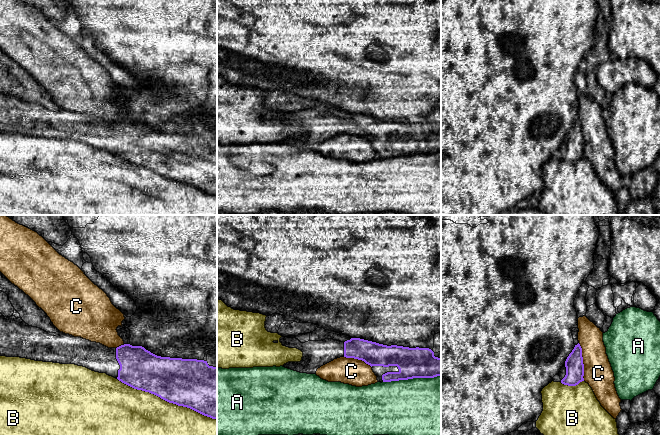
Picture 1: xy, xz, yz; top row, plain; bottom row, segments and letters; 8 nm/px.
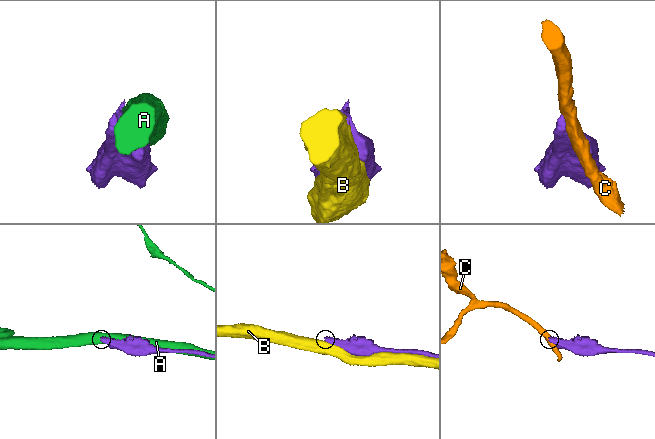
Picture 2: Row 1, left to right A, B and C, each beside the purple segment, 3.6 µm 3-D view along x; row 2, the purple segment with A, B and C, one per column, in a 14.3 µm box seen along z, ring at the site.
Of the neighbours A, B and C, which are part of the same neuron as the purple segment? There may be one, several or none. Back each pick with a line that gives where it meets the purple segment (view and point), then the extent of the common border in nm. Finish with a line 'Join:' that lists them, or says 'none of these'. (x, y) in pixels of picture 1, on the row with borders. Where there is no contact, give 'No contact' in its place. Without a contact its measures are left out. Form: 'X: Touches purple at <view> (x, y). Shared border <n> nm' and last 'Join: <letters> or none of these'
Join: none of these

